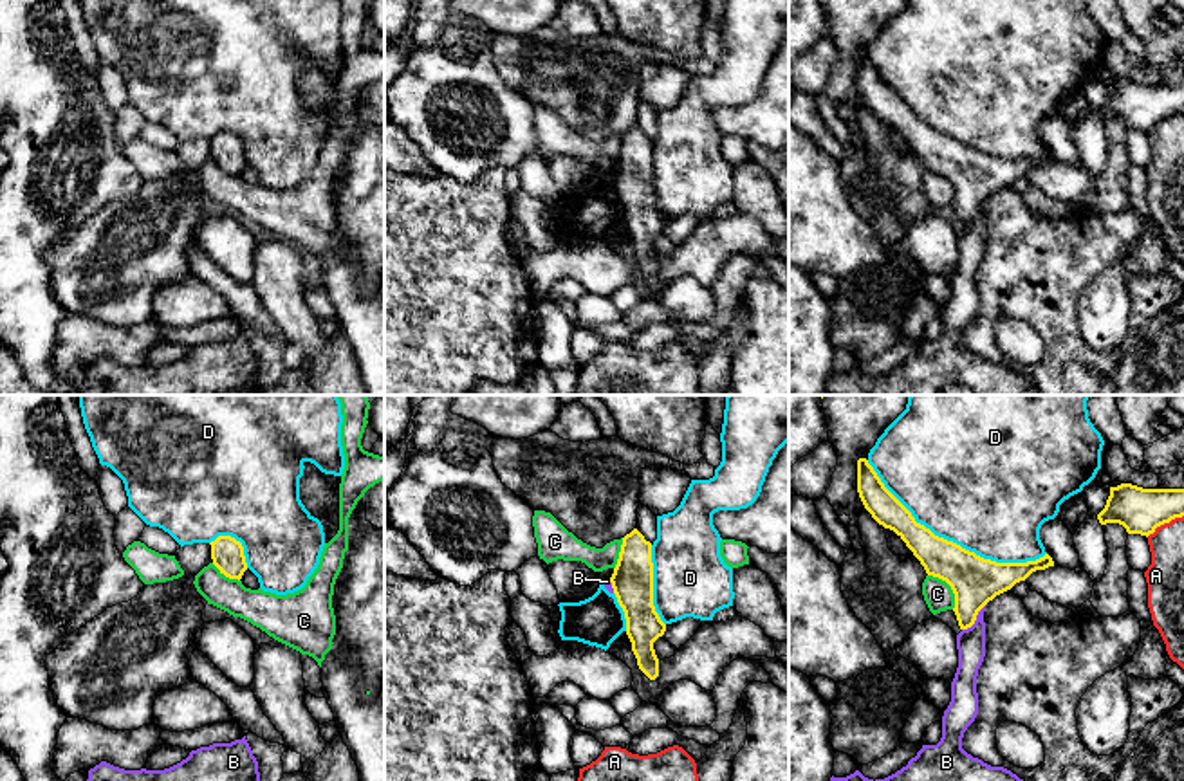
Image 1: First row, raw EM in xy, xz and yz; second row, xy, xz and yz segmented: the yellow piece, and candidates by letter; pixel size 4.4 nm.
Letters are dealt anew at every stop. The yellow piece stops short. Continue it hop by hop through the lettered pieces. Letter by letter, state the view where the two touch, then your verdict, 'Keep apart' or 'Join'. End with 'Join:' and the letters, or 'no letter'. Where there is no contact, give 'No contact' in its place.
A: Touches yellow in yz. Keep apart
B: Touches yellow in yz. Keep apart
C: Touches yellow in yz. Keep apart
D: Touches yellow in yz. Keep apart
Join: no letter

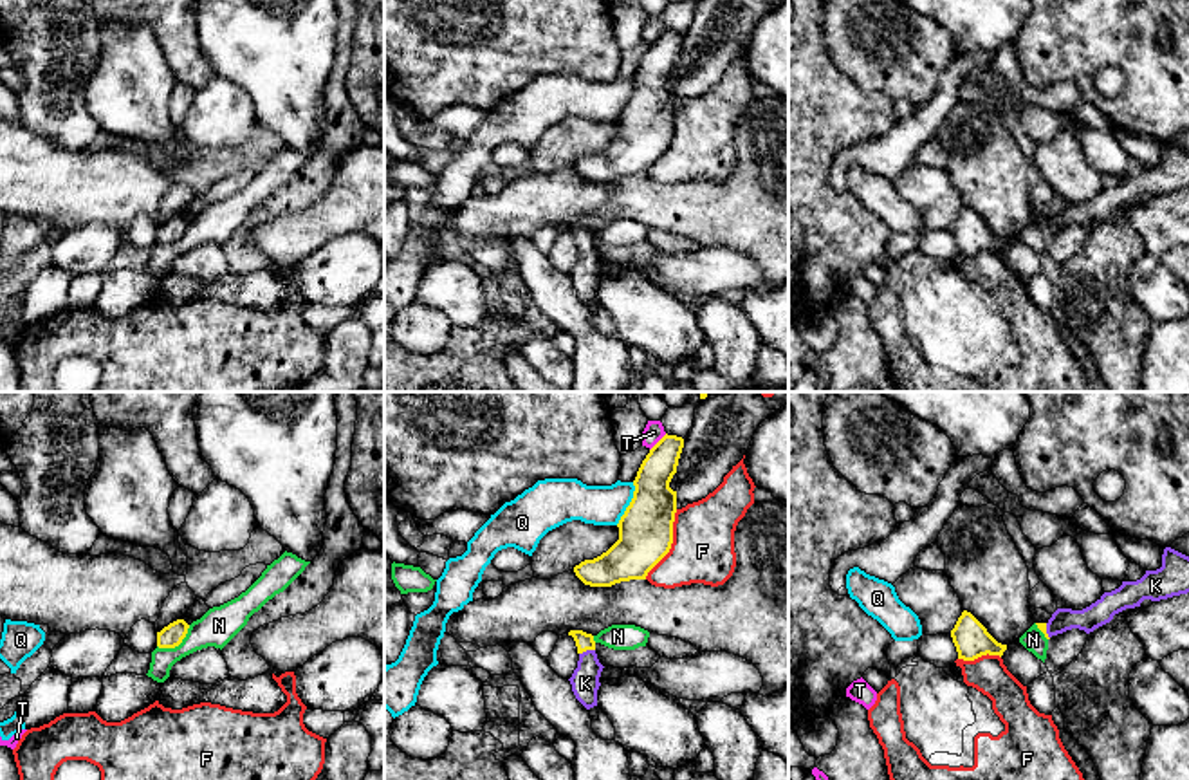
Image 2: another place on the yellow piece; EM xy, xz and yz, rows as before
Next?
F: Touches yellow in xz. Keep apart
K: Touches yellow in xz. Join
N: Touches yellow in xy. Keep apart
Q: Touches yellow in xz. Keep apart
T: Touches yellow in xz. Keep apart
Join: K

